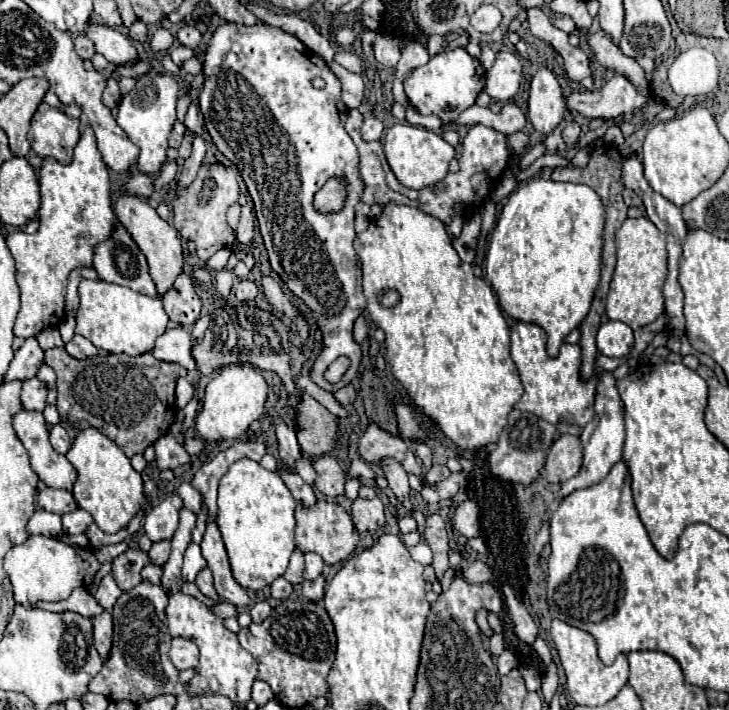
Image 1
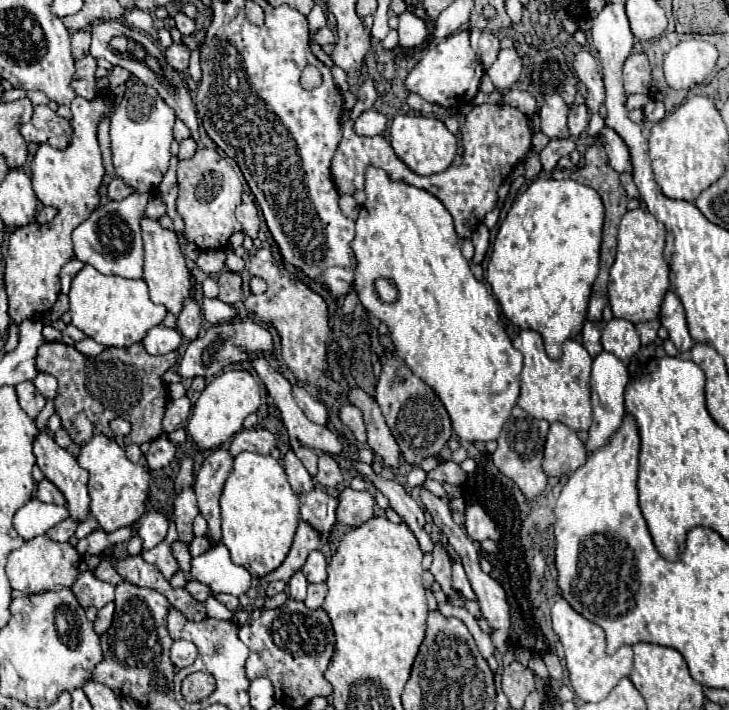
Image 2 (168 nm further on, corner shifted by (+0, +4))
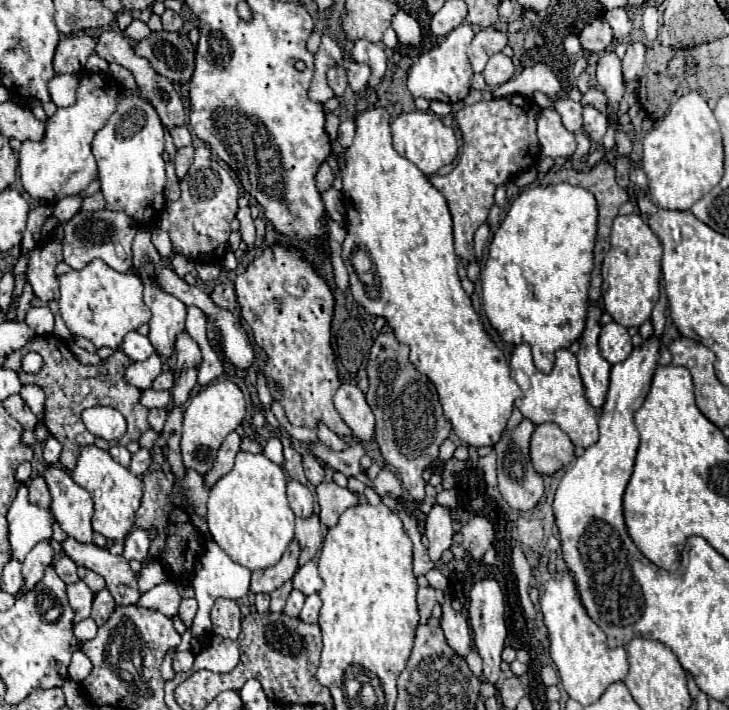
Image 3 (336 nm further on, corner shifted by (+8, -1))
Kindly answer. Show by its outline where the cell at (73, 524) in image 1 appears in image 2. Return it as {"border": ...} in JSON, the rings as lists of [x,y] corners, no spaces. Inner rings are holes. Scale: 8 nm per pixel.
{"border":[[[65,519],[65,521],[57,523],[53,529],[49,529],[47,537],[53,541],[67,541],[75,533],[75,527],[77,527],[77,523],[73,519]]]}

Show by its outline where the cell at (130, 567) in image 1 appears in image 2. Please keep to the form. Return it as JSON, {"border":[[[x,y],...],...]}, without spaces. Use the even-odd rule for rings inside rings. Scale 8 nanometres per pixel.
{"border":[[[107,557],[107,559],[103,559],[99,565],[97,565],[97,569],[93,571],[93,575],[97,577],[97,579],[101,579],[101,581],[107,581],[107,583],[111,583],[111,585],[119,585],[123,579],[121,579],[121,575],[113,569],[113,563],[111,563],[111,559]]]}

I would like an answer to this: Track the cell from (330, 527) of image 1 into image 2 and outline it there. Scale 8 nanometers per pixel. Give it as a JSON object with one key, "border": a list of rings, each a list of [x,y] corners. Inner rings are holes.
{"border":[[[301,521],[299,527],[297,527],[297,533],[295,533],[289,555],[285,557],[281,567],[277,567],[269,575],[265,575],[263,581],[267,581],[267,583],[269,581],[285,581],[287,583],[289,577],[305,565],[307,555],[315,549],[321,549],[321,545],[323,545],[323,537],[311,525],[305,525],[305,521]]]}

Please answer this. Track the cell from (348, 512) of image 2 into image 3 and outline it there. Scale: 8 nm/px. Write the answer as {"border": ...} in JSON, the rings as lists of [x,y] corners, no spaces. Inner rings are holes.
{"border":[[[321,482],[317,486],[317,502],[319,502],[319,518],[327,528],[337,526],[339,516],[347,510],[359,504],[357,494],[349,492],[347,488],[337,486],[335,482]]]}

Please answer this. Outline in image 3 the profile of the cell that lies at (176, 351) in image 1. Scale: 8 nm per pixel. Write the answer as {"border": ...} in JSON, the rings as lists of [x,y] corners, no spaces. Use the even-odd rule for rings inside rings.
{"border":[[[129,332],[125,338],[123,338],[123,344],[121,344],[121,350],[135,362],[143,362],[147,360],[155,348],[151,344],[151,340],[139,332]]]}

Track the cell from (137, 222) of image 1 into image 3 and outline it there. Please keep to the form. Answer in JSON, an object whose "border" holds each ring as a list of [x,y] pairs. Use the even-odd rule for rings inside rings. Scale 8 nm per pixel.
{"border":[[[147,262],[137,268],[137,276],[145,286],[143,300],[151,310],[149,320],[149,340],[155,346],[157,354],[171,356],[173,354],[173,338],[185,328],[185,304],[167,294],[155,278],[155,264]]]}

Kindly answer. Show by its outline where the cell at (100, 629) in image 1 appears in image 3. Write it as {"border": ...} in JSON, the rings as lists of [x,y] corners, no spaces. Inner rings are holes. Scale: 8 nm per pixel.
{"border":[[[105,588],[105,590],[97,592],[95,600],[93,600],[93,612],[91,612],[91,618],[95,620],[95,624],[103,626],[109,620],[109,616],[113,614],[113,610],[115,610],[115,600],[109,594],[109,590]]]}

